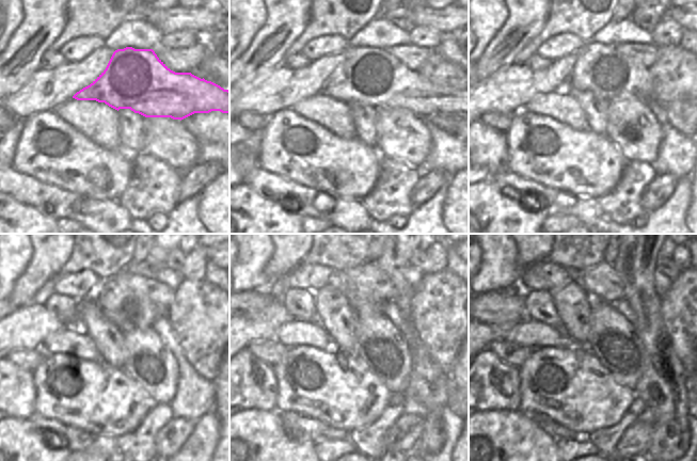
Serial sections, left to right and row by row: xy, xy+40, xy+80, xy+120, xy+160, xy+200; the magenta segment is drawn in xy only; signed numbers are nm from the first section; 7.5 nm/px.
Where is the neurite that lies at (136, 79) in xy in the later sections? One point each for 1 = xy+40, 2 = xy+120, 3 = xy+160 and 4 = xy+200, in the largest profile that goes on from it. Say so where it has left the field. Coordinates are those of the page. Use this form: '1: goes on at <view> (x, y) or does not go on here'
1: goes on at xy+40 (370, 76)
2: goes on at xy+120 (128, 310)
3: goes on at xy+160 (364, 305)
4: goes on at xy+200 (573, 274)

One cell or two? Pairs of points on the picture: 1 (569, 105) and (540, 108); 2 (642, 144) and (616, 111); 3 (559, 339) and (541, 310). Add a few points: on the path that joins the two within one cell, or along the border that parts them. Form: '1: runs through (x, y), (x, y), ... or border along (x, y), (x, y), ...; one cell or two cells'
1: runs through (561, 105), (548, 105); one cell
2: runs through (630, 143), (618, 134), (618, 123); one cell
3: border along (529, 318), (556, 328), (565, 336), (567, 345); two cells

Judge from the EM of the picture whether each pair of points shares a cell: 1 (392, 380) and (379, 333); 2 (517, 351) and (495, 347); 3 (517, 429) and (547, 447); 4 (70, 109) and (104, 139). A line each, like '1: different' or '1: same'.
1: same
2: same
3: same
4: same

